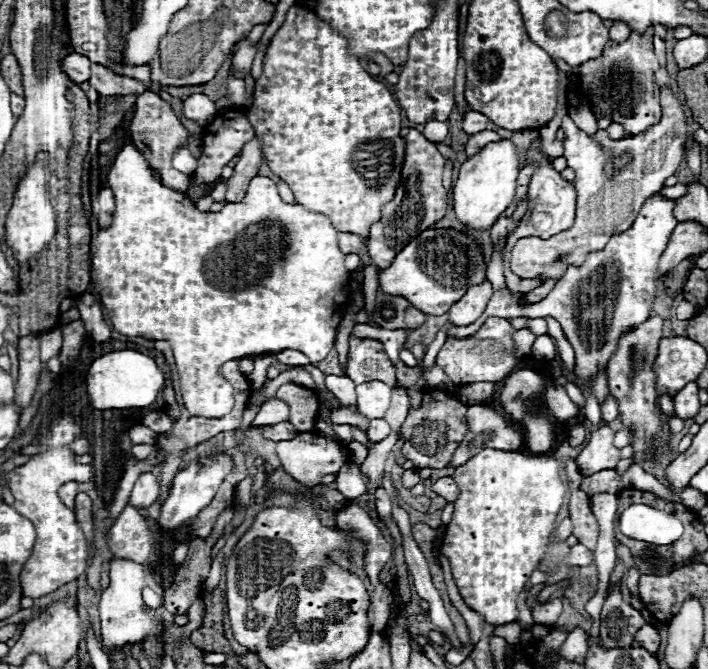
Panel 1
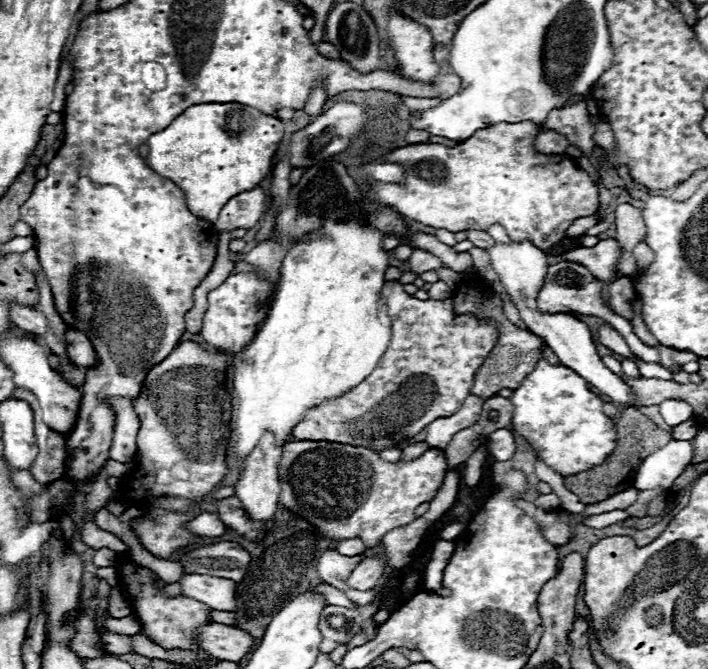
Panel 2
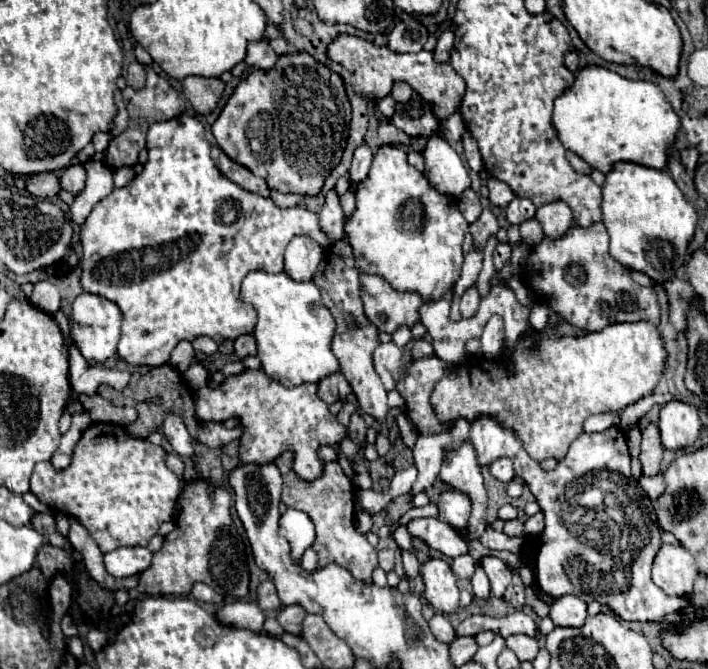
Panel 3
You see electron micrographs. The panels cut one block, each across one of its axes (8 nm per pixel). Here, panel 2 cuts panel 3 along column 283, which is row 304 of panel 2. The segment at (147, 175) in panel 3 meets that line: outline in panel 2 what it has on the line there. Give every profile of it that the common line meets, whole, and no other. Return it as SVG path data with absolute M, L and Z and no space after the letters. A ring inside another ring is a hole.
M254 272L230 274L218 288L208 294L208 310L202 318L200 338L206 346L222 350L226 354L238 354L254 336L260 322L268 316L270 300L274 298L274 284L258 278Z

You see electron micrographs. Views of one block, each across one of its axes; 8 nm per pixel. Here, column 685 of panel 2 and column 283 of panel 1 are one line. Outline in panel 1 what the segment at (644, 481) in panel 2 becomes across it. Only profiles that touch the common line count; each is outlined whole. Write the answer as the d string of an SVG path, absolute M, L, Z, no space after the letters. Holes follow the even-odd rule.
M302 432L292 440L276 442L276 454L280 458L280 466L284 468L284 472L308 488L320 484L322 474L336 474L344 464L350 462L350 454L346 446L338 442L326 442L324 438L314 436L312 432Z

